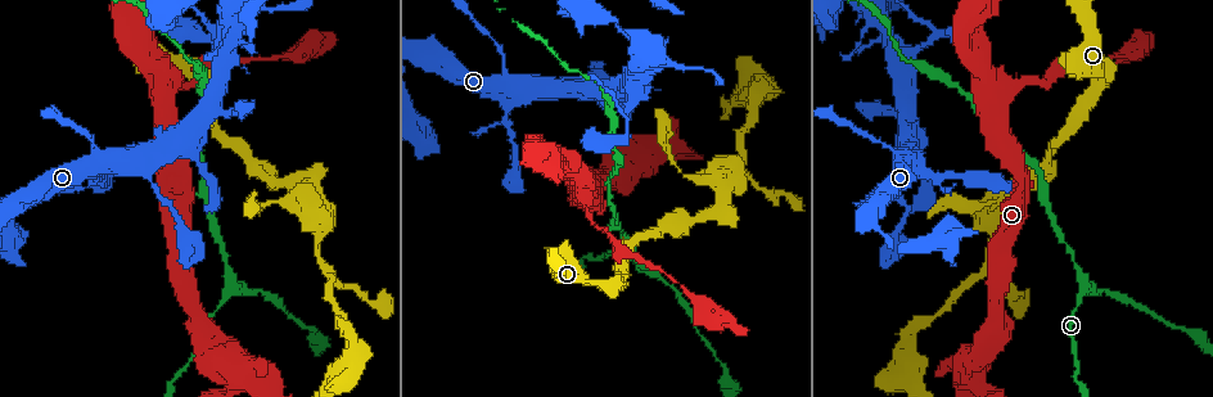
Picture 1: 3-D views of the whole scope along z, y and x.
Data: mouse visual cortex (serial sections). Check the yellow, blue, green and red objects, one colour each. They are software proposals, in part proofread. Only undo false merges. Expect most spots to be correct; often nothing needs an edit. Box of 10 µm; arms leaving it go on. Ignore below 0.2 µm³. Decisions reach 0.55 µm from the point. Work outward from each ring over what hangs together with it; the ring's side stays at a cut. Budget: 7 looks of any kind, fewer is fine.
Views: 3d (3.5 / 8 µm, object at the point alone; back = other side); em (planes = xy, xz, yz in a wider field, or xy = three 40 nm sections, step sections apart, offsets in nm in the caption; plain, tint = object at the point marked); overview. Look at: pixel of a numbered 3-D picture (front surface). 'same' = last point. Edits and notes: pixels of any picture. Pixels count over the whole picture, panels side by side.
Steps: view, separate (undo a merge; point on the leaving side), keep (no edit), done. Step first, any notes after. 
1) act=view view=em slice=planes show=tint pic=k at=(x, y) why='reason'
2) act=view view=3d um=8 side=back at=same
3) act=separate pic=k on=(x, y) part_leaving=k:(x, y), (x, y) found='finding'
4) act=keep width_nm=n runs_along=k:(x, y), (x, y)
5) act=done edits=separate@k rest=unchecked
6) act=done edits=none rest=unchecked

act=view view=3d um=3.5 pic=1 at=(1081, 286) why='arms part here'

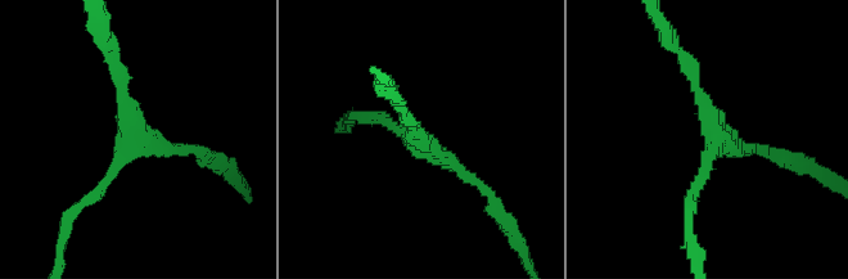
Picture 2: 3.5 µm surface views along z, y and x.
act=view view=em slice=xy step=2 show=tint pic=2 at=(714, 143) why='shape alone is not enough'

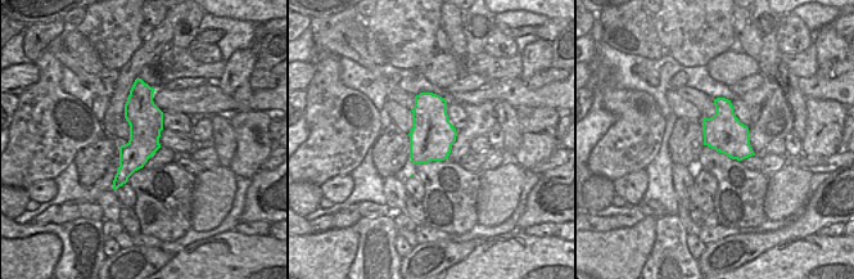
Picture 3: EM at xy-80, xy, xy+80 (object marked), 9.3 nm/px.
act=keep width_nm=420 runs_along=2:(81, 205), (127, 149), (116, 62) found='one cell here'

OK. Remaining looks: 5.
act=view view=3d um=3.5 side=back pic=1 at=(714, 210) why='sharp bend'

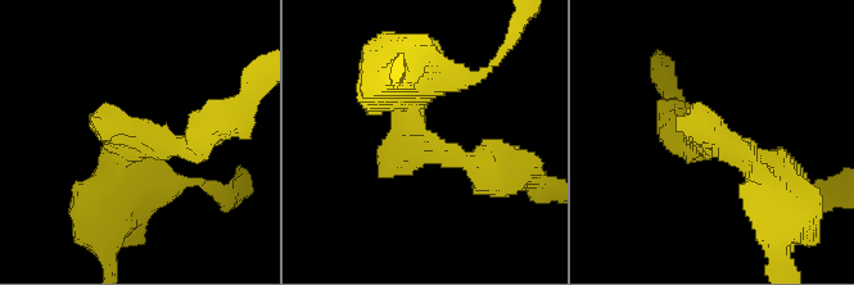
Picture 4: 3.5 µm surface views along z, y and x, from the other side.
act=view view=em slice=xy step=2 show=tint pic=4 at=(425, 148) why='now the EM'

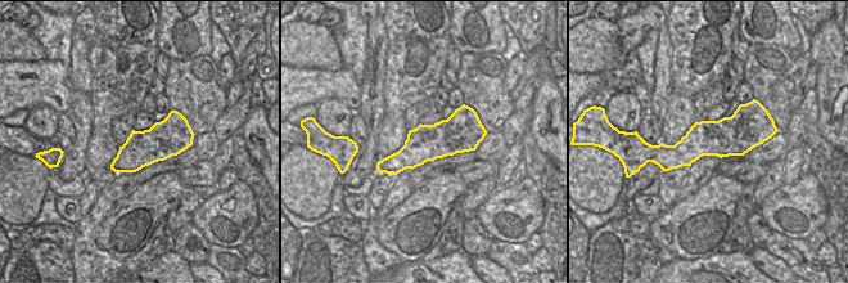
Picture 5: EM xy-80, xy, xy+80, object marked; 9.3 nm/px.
act=keep found='continuous, no second cell'

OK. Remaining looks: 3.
act=view view=3d um=8 pic=1 at=(1031, 80) why='thick turns thin'

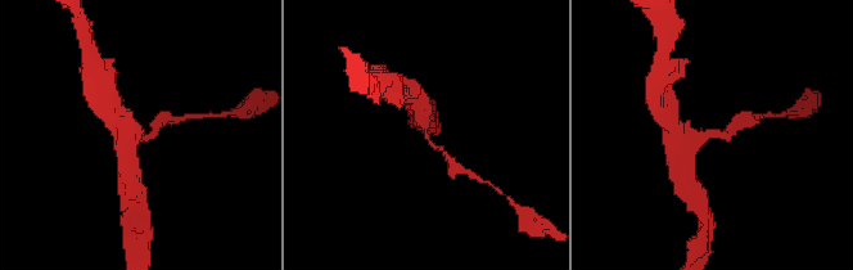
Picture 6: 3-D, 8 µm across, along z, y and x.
act=view view=3d um=3.5 at=same

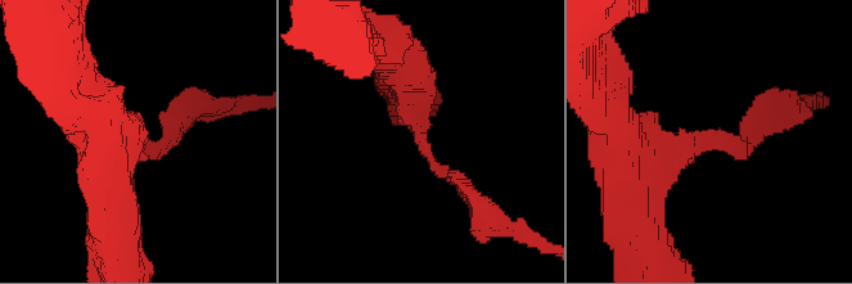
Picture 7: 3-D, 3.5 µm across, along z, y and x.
act=view view=em slice=xy step=5 show=tint pic=7 at=(421, 140) arm_widths_nm=150,400

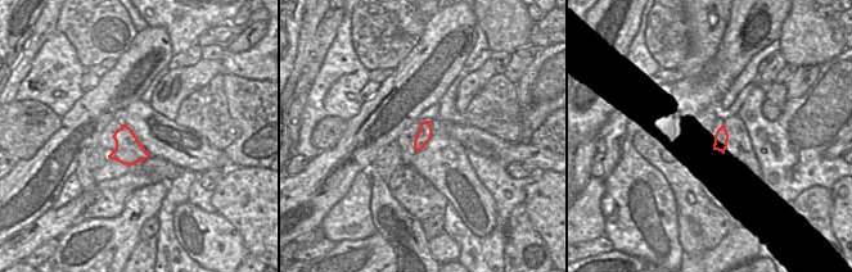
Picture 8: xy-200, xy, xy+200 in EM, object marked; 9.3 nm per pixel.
act=keep runs_along=7:(402, 68), (423, 153), (467, 190) found='continuous, no second cell'

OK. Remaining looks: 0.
act=done edits=none rest=unchecked

